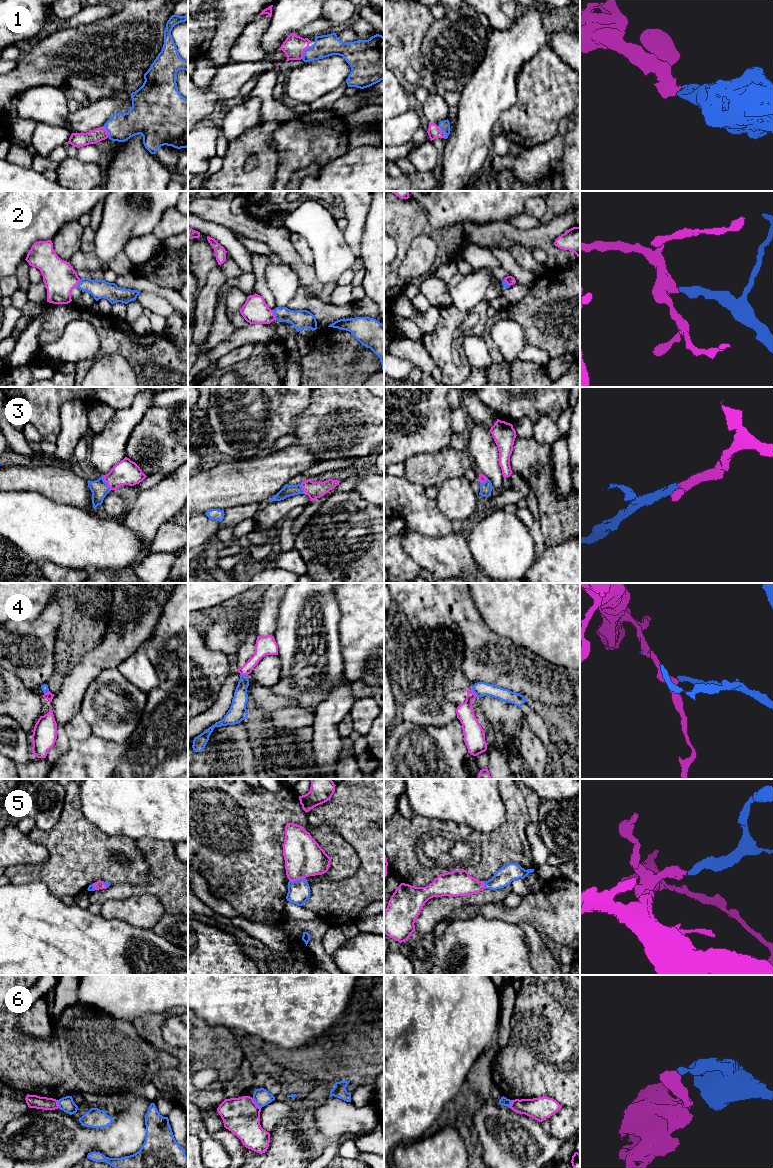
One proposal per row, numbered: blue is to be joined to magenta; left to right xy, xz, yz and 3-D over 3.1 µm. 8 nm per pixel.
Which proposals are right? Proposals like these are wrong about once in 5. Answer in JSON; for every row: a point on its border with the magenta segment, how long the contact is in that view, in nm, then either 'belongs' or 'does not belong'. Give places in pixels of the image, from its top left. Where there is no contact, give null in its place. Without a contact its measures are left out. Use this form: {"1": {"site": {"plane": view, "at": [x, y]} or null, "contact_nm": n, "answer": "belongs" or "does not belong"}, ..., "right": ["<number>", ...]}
{"1": {"site": {"plane": "xz", "at": [303, 52]}, "contact_nm": 120, "answer": "belongs"}, "2": {"site": {"plane": "xz", "at": [274, 315]}, "contact_nm": 90, "answer": "belongs"}, "3": {"site": {"plane": "xy", "at": [106, 482]}, "contact_nm": 140, "answer": "belongs"}, "4": {"site": {"plane": "yz", "at": [474, 693]}, "contact_nm": 90, "answer": "does not belong"}, "5": {"site": {"plane": "xz", "at": [296, 880]}, "contact_nm": 130, "answer": "belongs"}, "6": {"site": {"plane": "xz", "at": [255, 1103]}, "contact_nm": 110, "answer": "does not belong"}, "right": ["1", "2", "3", "5"]}

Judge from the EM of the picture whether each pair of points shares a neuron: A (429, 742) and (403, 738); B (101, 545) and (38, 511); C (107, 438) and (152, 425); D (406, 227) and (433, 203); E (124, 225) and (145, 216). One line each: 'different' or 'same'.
A: same
B: same
C: different
D: different
E: same

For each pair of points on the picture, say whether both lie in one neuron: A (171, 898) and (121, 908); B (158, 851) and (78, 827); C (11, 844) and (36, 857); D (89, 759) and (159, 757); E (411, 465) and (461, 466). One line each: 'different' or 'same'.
A: different
B: different
C: same
D: same
E: same

